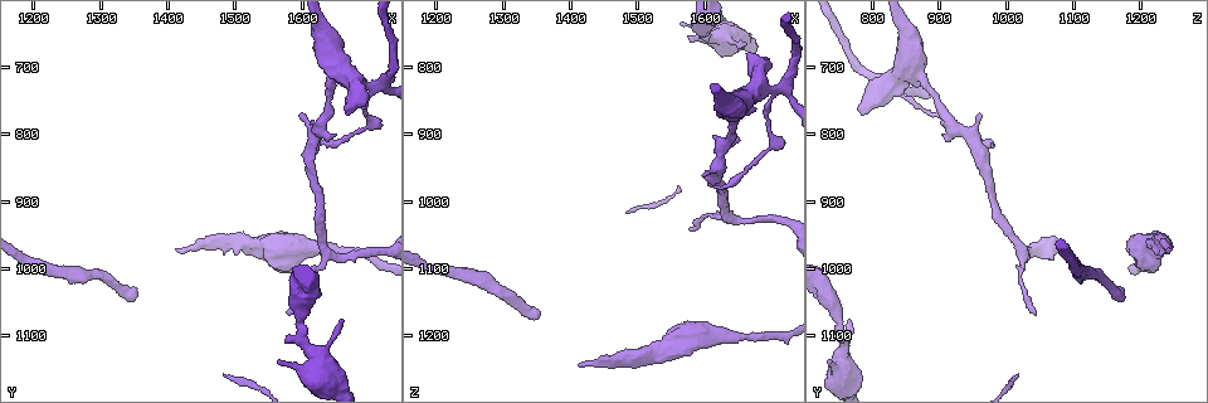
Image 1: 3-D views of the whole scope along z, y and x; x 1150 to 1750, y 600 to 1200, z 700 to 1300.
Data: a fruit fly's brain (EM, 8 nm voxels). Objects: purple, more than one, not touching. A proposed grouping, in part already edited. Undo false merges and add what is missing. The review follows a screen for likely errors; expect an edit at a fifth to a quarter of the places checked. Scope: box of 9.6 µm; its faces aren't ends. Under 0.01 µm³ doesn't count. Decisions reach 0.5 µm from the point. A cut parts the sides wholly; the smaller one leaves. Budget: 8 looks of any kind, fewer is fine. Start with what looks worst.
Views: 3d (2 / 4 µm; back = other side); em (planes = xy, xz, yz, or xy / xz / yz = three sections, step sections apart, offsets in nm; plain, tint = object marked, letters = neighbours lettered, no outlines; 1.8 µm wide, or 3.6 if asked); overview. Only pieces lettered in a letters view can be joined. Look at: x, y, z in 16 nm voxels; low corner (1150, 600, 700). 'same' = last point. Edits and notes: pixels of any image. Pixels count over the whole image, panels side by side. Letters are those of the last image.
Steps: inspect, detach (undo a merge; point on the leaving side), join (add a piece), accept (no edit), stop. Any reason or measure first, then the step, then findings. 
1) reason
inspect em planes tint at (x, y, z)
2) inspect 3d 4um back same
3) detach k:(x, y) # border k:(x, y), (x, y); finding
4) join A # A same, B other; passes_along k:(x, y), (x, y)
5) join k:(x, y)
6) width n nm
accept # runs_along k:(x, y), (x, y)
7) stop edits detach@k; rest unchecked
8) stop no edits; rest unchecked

end of a long branch
inspect 3d 4um at (1410, 970, 1240)

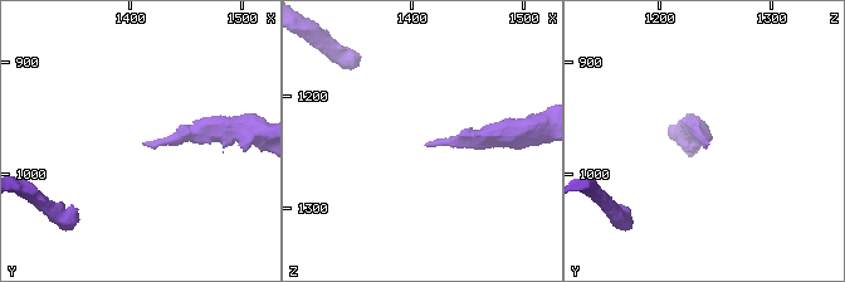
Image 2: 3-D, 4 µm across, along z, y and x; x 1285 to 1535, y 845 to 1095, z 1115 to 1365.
shape alone is not enough
inspect em planes letters at (1412, 972, 1244)

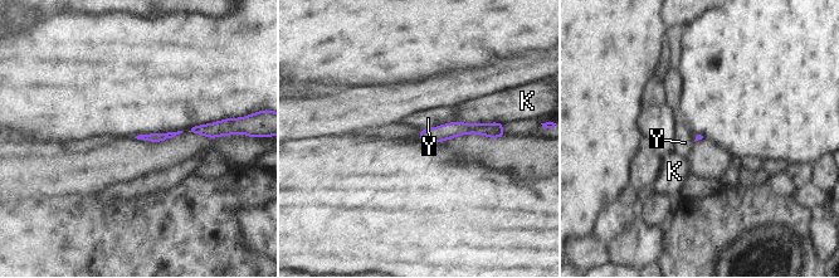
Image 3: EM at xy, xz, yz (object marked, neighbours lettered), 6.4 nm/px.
accept # K other, Y other; border 3:(459, 121), (420, 130); no lettered piece goes on from it

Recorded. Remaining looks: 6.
sudden change in width
inspect em xy step 4 letters at (1690, 730, 830)

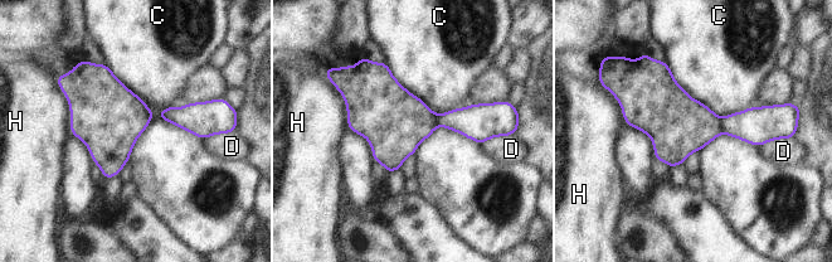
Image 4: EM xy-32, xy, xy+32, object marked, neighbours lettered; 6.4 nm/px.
detach 4:(757, 126) # C other, D other, H other; border 4:(719, 119), (723, 131); two neurons meet here

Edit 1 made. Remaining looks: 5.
inspect em xy step 4 letters at (1580, 1075, 1045)

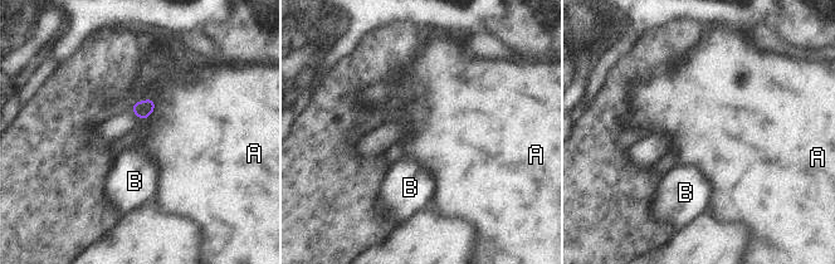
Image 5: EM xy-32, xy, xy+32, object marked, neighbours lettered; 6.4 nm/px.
accept # A other, B other; border 5:(156, 104), (147, 98), (130, 106); none of them fits

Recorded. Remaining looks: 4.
stop edits detach@4; rest unchecked

